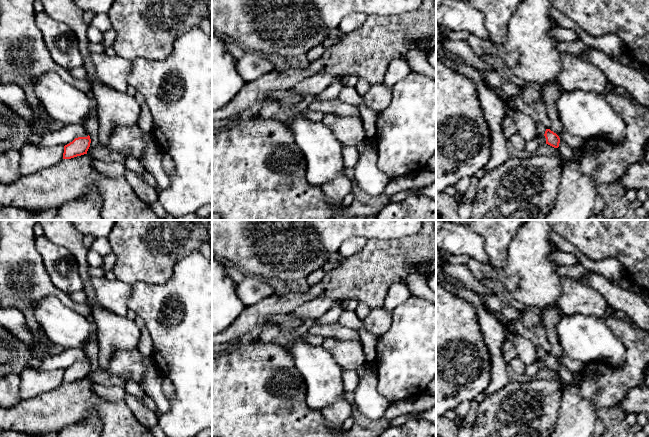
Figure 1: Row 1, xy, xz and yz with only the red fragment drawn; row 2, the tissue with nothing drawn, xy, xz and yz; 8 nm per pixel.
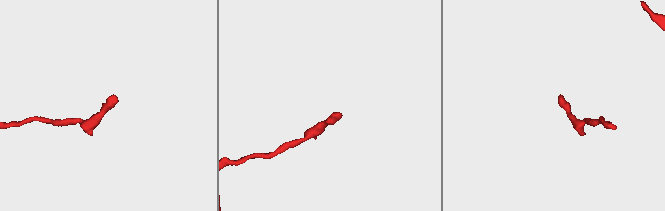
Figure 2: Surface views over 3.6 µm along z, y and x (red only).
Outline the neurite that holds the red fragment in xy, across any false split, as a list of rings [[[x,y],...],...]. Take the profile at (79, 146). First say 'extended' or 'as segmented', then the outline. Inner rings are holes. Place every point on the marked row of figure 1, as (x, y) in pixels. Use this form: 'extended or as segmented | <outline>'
as segmented | [[[87,137],[75,138],[72,142],[64,146],[63,159],[71,159],[77,156],[87,154],[91,139]]]

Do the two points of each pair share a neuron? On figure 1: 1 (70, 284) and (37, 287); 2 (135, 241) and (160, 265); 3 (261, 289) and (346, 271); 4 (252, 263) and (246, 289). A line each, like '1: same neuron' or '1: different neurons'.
1: different neurons
2: same neuron
3: different neurons
4: different neurons

